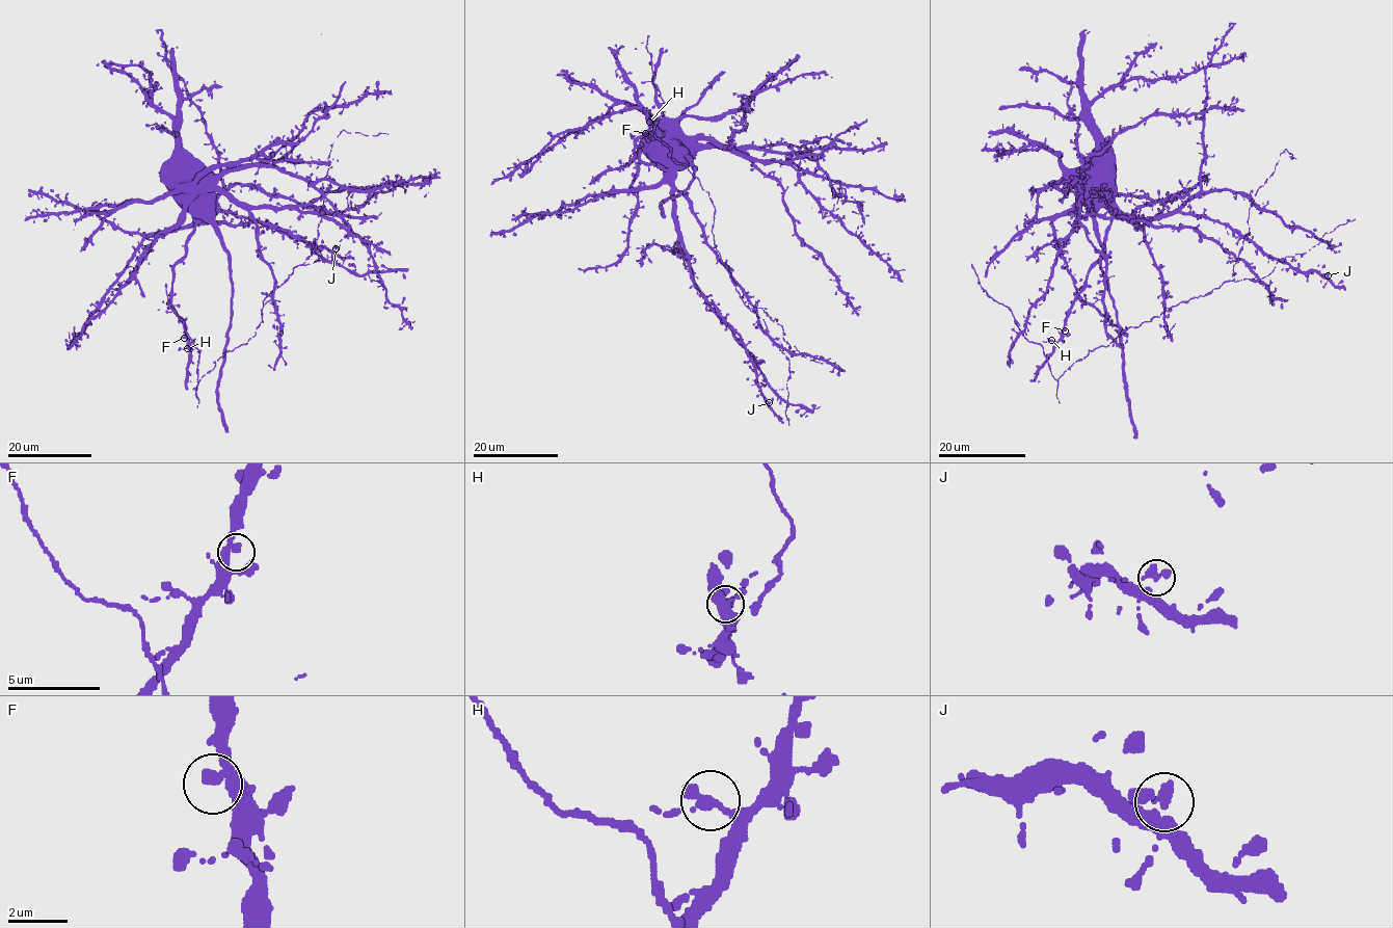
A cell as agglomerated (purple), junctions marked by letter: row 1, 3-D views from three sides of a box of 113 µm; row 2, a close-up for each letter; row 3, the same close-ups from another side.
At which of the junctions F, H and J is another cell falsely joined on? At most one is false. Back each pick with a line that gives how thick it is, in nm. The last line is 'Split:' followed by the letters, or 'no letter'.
Split: no letter

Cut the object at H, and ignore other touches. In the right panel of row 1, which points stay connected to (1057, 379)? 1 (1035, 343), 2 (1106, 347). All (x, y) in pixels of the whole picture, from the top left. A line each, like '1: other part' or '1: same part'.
1: same part
2: same part

